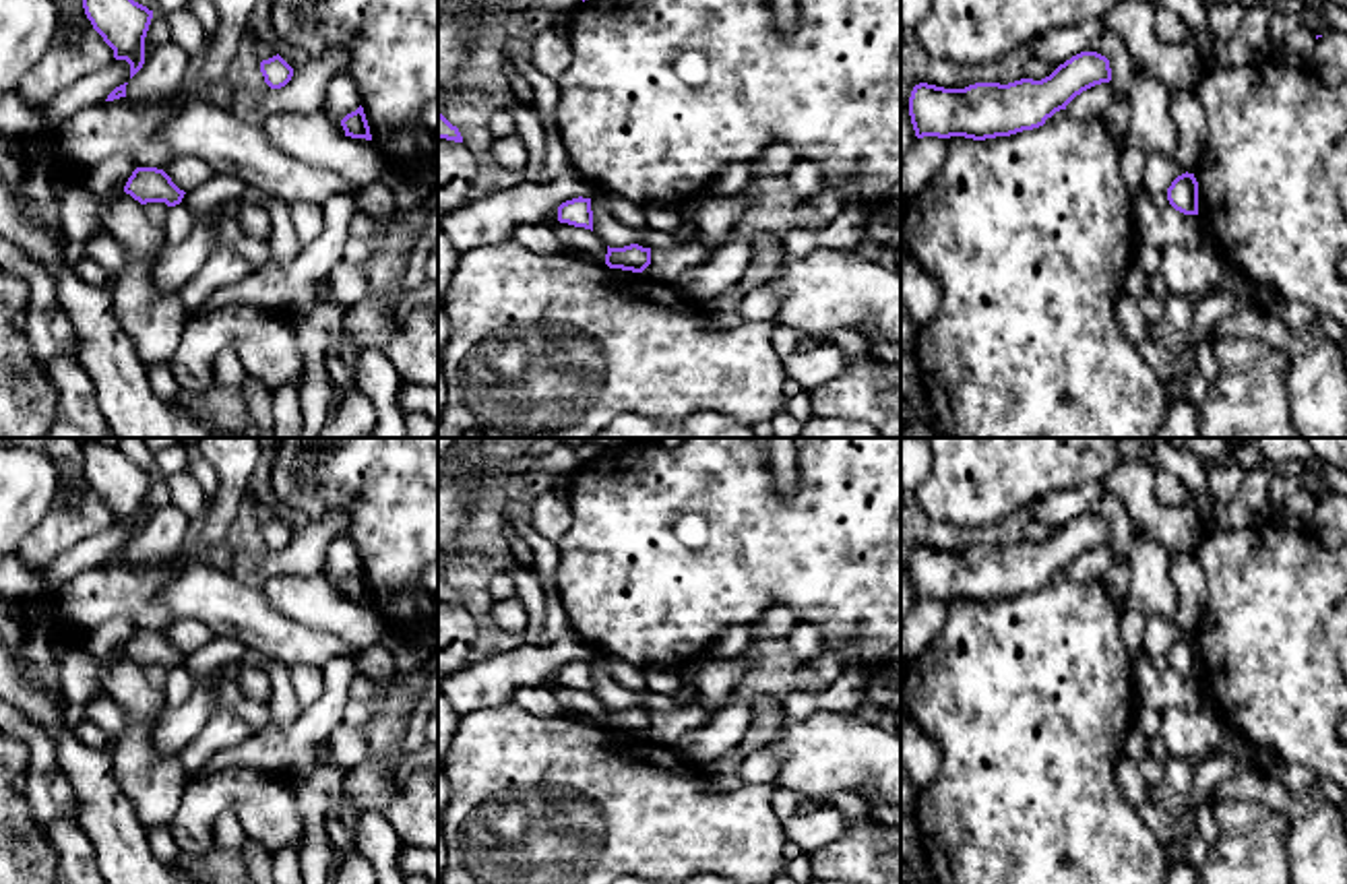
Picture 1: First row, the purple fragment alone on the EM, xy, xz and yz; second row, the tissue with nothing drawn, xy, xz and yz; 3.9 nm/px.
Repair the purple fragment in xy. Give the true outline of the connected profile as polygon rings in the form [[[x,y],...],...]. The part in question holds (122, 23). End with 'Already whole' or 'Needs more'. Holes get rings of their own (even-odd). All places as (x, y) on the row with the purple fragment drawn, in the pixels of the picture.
[[[83,0],[93,29],[114,50],[116,60],[130,64],[130,78],[145,64],[145,37],[153,10],[134,0]]]. Already whole

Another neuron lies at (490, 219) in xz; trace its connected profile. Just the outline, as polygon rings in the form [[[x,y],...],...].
[[[576,171],[554,178],[545,186],[523,182],[455,209],[438,221],[438,229],[461,256],[483,244],[510,240],[519,225],[541,223],[554,207],[591,194],[593,186]]]

